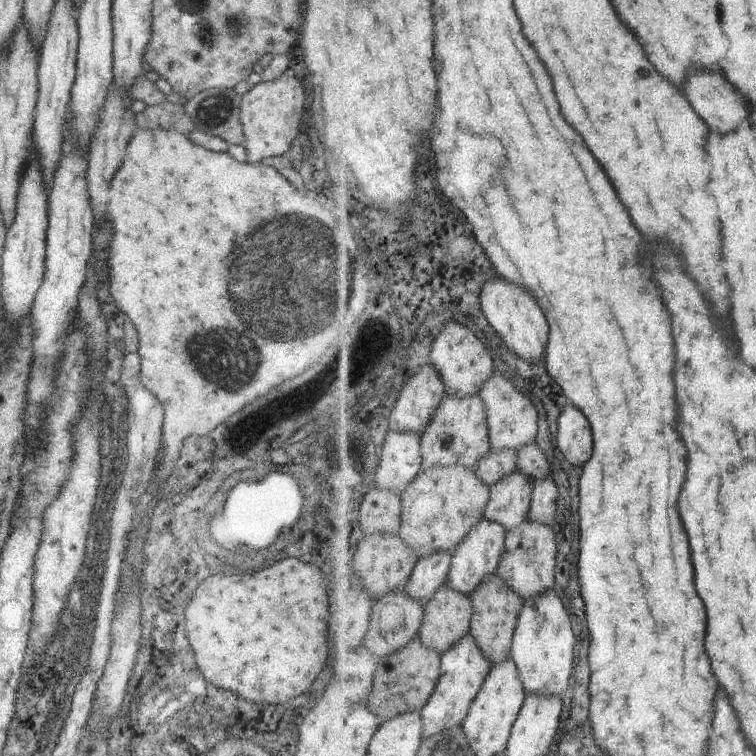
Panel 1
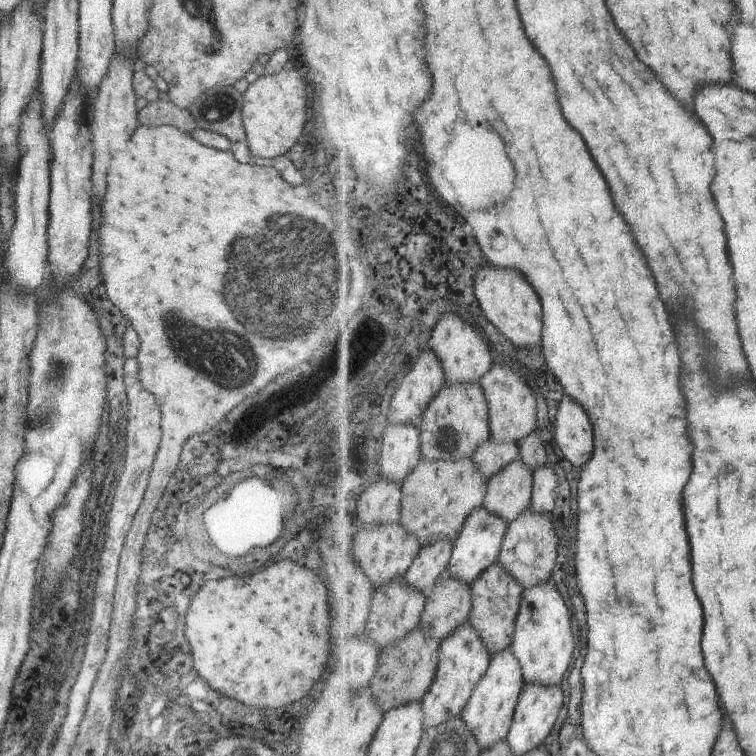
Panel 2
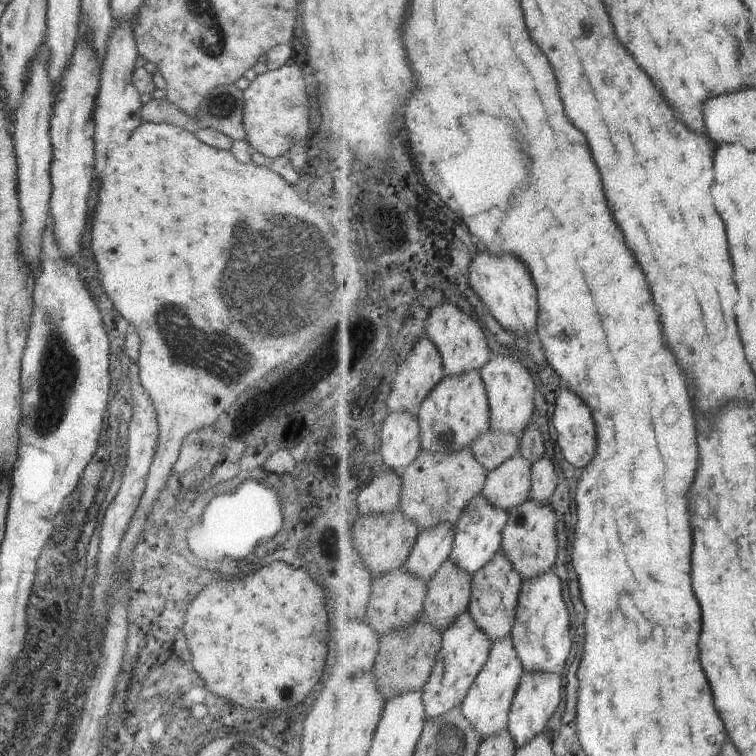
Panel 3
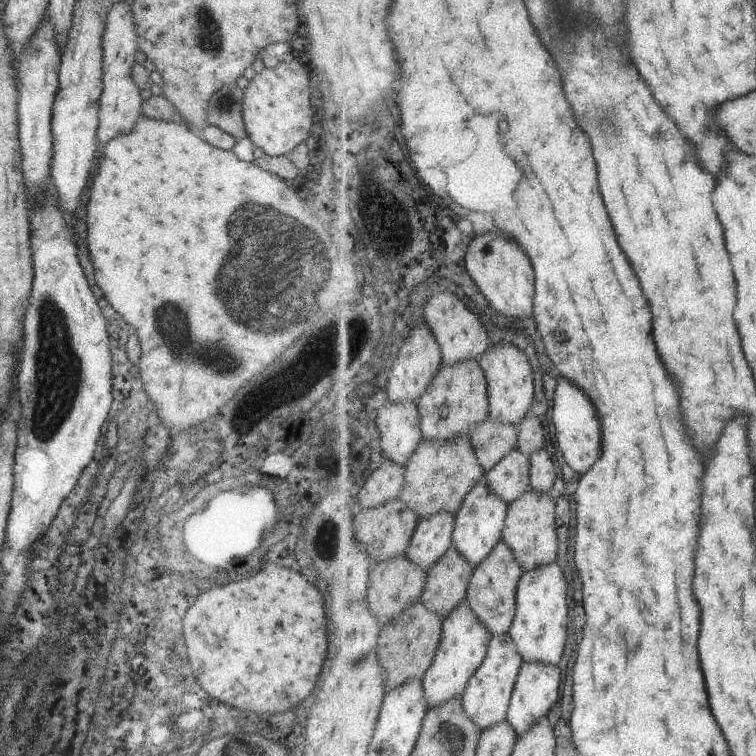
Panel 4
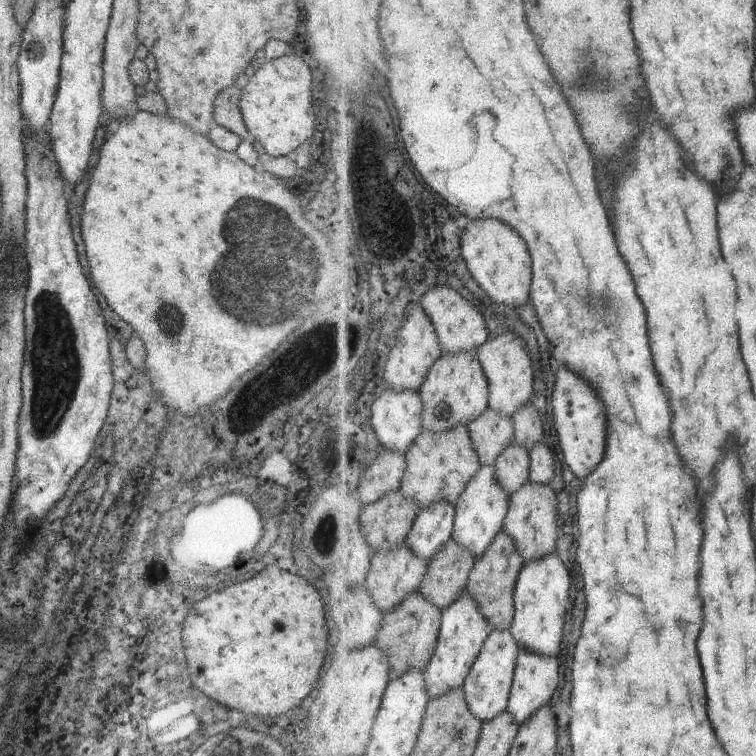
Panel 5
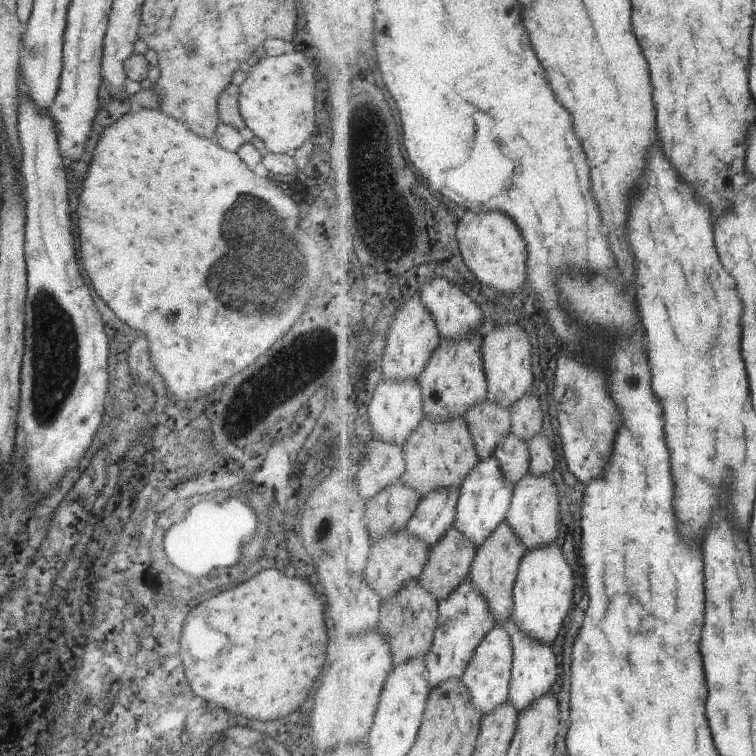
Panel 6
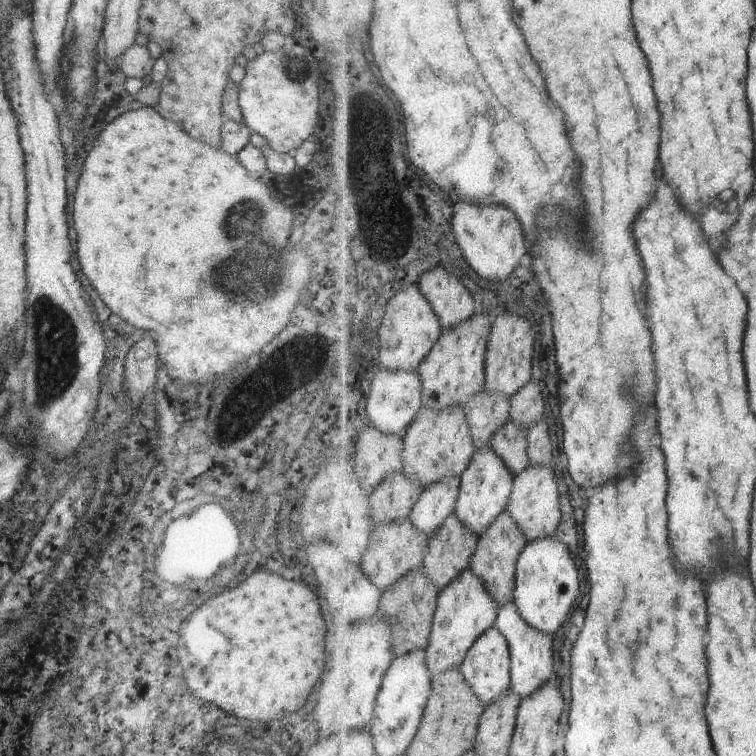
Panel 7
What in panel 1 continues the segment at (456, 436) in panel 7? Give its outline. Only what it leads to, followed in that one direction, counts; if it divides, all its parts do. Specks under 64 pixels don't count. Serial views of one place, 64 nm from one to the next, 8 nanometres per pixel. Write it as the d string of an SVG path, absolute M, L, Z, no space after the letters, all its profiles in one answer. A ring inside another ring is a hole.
M439 465L423 474L410 486L403 498L401 538L420 558L445 551L456 555L467 537L486 518L492 488L480 479L476 470L464 465Z

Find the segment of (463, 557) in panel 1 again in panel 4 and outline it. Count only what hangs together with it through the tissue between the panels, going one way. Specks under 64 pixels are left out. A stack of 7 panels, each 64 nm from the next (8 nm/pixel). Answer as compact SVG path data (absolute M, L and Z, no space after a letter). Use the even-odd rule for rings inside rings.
M488 471L484 474L484 480L472 490L460 512L457 514L456 530L453 536L453 546L466 556L468 562L472 562L474 567L480 566L490 554L492 554L494 548L500 544L503 540L503 532L506 528L506 522L510 513L510 505L506 502L506 498L498 496L490 482L488 482Z

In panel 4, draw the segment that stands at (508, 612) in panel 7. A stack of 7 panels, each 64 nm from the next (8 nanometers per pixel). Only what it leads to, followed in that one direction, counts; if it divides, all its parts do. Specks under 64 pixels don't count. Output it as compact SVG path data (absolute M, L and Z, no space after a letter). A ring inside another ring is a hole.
M524 660L522 670L520 670L520 678L518 678L518 684L516 684L516 690L514 690L508 718L519 736L526 736L542 718L546 718L552 712L552 708L562 698L560 686L562 686L560 667L544 664L544 662Z

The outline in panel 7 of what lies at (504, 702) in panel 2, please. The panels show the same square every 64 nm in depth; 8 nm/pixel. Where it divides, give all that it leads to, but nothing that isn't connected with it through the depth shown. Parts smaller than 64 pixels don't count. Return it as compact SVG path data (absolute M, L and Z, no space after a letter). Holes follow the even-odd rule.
M494 626L486 634L483 634L479 638L479 642L476 642L474 648L468 652L466 662L461 669L466 676L466 680L472 684L472 688L480 696L480 700L488 707L492 706L494 702L498 702L512 688L511 666L512 651L510 650L508 637L504 636L502 630L497 626Z

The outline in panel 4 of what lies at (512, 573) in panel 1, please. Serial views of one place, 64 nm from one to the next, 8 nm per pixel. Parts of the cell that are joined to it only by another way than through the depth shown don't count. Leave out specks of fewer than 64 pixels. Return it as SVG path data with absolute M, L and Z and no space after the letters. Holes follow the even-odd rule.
M528 490L520 500L510 505L510 513L503 532L503 540L506 540L518 562L524 570L536 570L544 564L552 564L558 560L558 524L556 524L556 502L547 494Z

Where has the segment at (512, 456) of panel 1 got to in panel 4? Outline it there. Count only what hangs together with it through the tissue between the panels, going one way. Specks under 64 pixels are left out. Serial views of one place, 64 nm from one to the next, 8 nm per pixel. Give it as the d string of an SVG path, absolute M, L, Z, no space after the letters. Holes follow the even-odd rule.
M489 417L471 432L471 440L483 467L490 471L517 448L519 430L514 424L496 422Z

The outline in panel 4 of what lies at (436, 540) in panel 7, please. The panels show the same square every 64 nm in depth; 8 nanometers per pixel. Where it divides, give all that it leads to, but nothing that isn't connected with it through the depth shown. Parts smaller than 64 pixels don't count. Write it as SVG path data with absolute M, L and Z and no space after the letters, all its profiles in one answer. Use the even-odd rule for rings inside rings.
M452 546L448 554L428 572L428 586L421 600L432 612L446 620L452 610L467 600L474 572L474 564Z

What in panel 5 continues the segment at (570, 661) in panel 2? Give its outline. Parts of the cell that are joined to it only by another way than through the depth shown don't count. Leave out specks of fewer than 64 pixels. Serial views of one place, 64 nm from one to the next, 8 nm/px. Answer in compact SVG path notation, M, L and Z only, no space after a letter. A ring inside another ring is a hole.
M548 554L528 562L520 575L516 589L516 614L511 631L520 645L560 656L564 642L564 628L568 618L568 600L572 592L572 574L558 554Z

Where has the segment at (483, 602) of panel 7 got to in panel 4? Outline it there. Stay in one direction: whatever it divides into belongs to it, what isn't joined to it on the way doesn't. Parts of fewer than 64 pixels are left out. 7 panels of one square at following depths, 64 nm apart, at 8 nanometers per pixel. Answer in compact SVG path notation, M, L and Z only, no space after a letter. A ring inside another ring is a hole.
M464 600L456 610L450 612L450 616L443 620L443 627L445 638L437 654L435 664L423 678L430 709L438 708L438 706L450 702L452 698L464 695L468 684L478 673L480 666L484 664L484 660L488 656L490 642L494 637L468 600Z

